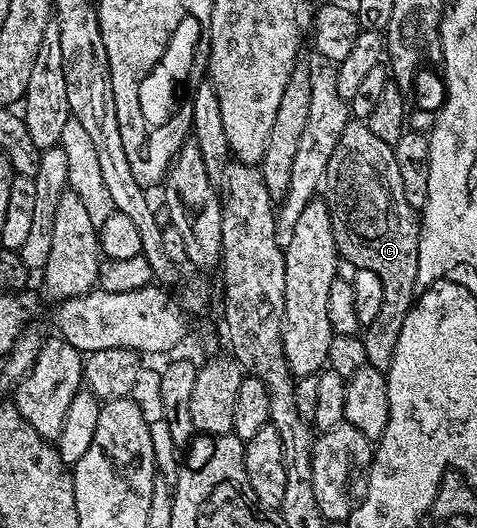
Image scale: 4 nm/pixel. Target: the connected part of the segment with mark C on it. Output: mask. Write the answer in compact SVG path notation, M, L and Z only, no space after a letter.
M349 120L347 127L342 131L342 139L338 139L338 147L334 147L334 155L330 155L330 163L326 163L326 175L322 182L322 200L328 205L330 211L330 223L334 227L334 241L336 250L339 251L341 258L345 262L353 261L356 269L365 269L366 271L374 271L374 275L378 275L378 279L382 279L382 307L378 311L378 316L374 318L374 323L363 326L362 338L365 345L365 359L367 364L374 368L387 371L390 363L394 359L394 347L398 347L398 335L402 332L402 323L406 323L406 315L410 311L414 298L417 296L416 280L418 279L418 243L420 242L420 221L418 220L417 210L410 207L410 203L406 203L406 195L402 191L402 174L398 171L398 162L394 159L394 151L392 146L382 143L382 139L378 139L378 135L374 135L374 131L370 131L370 127L363 120Z

